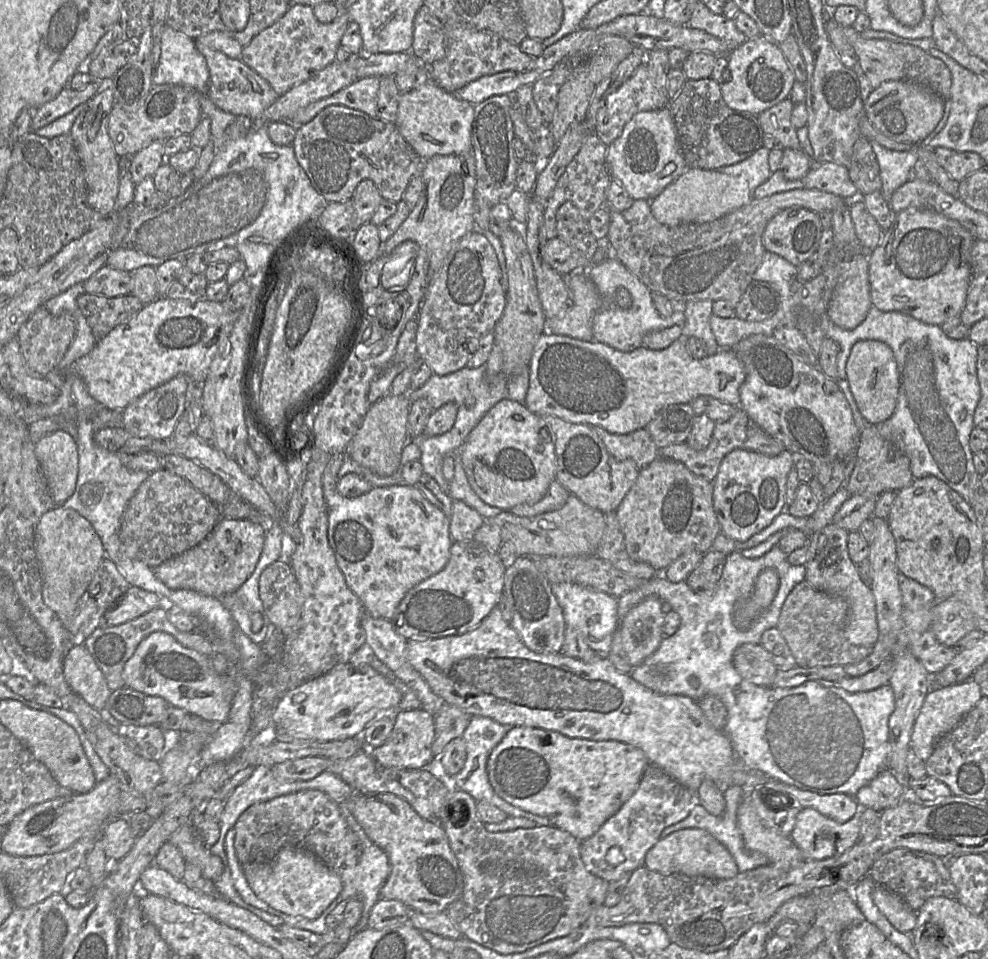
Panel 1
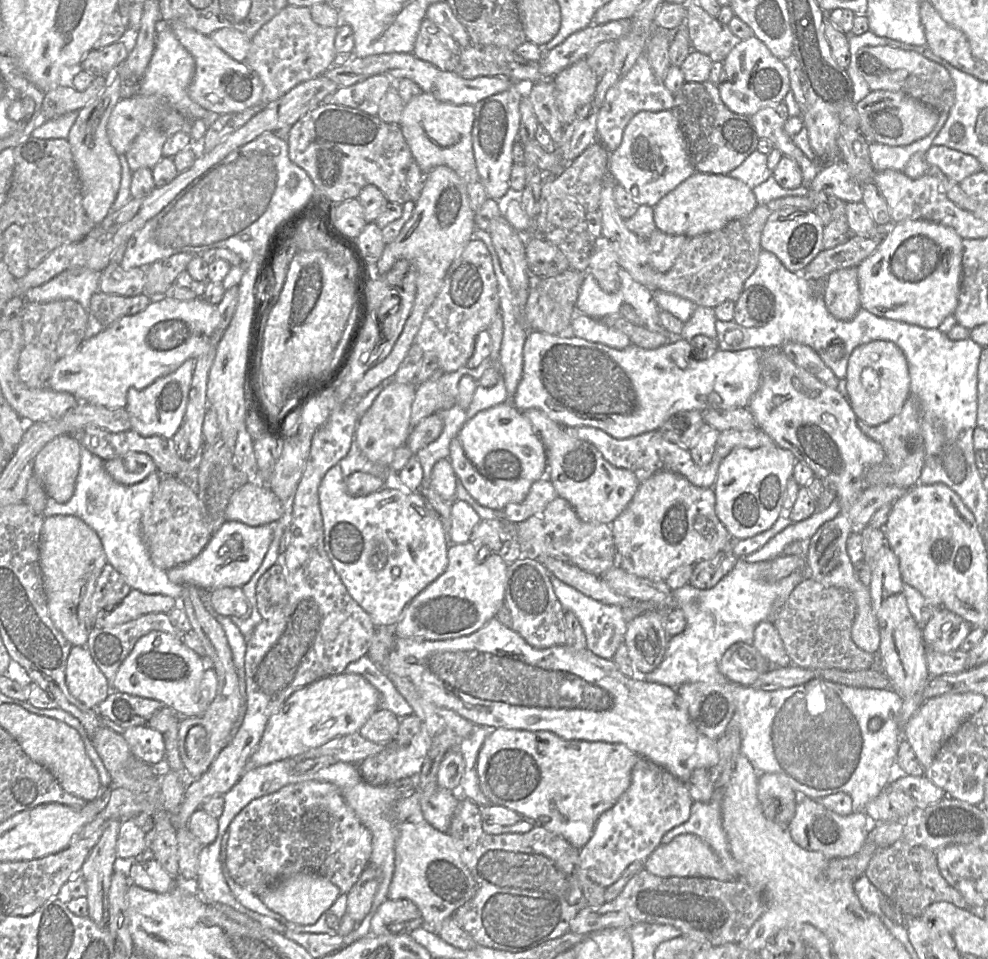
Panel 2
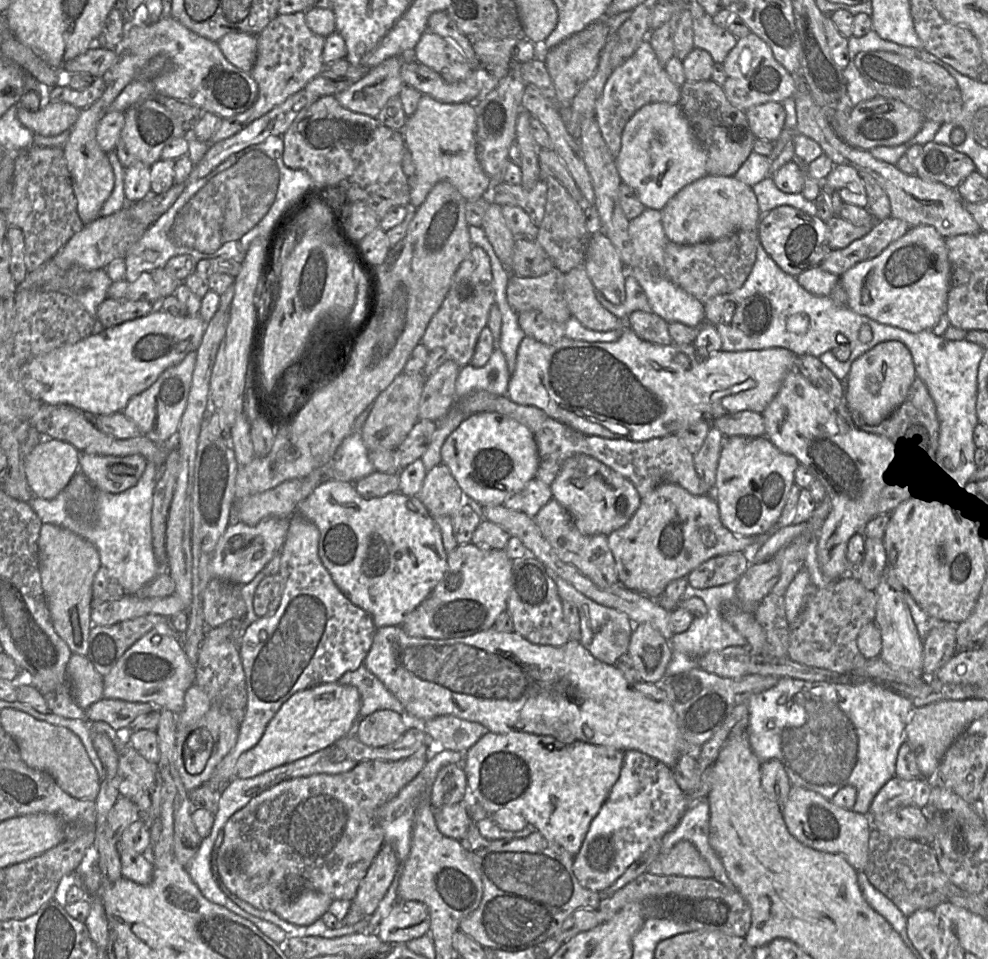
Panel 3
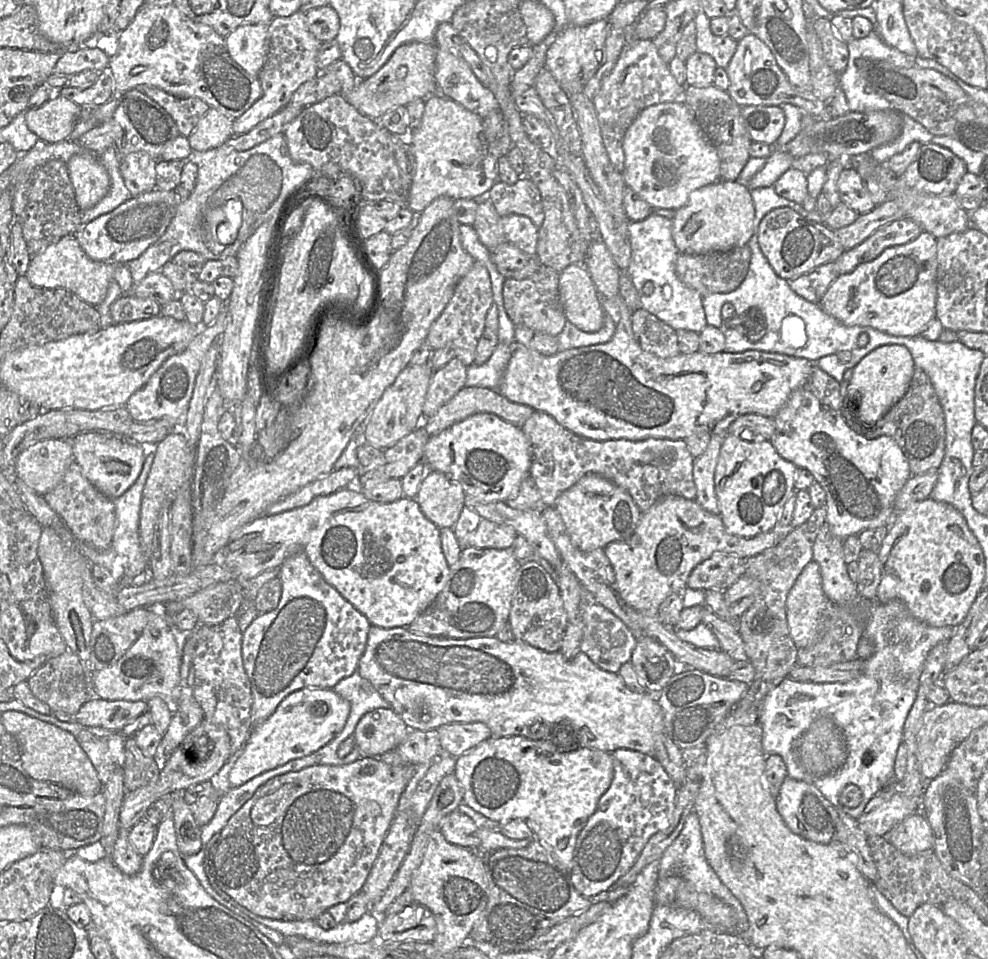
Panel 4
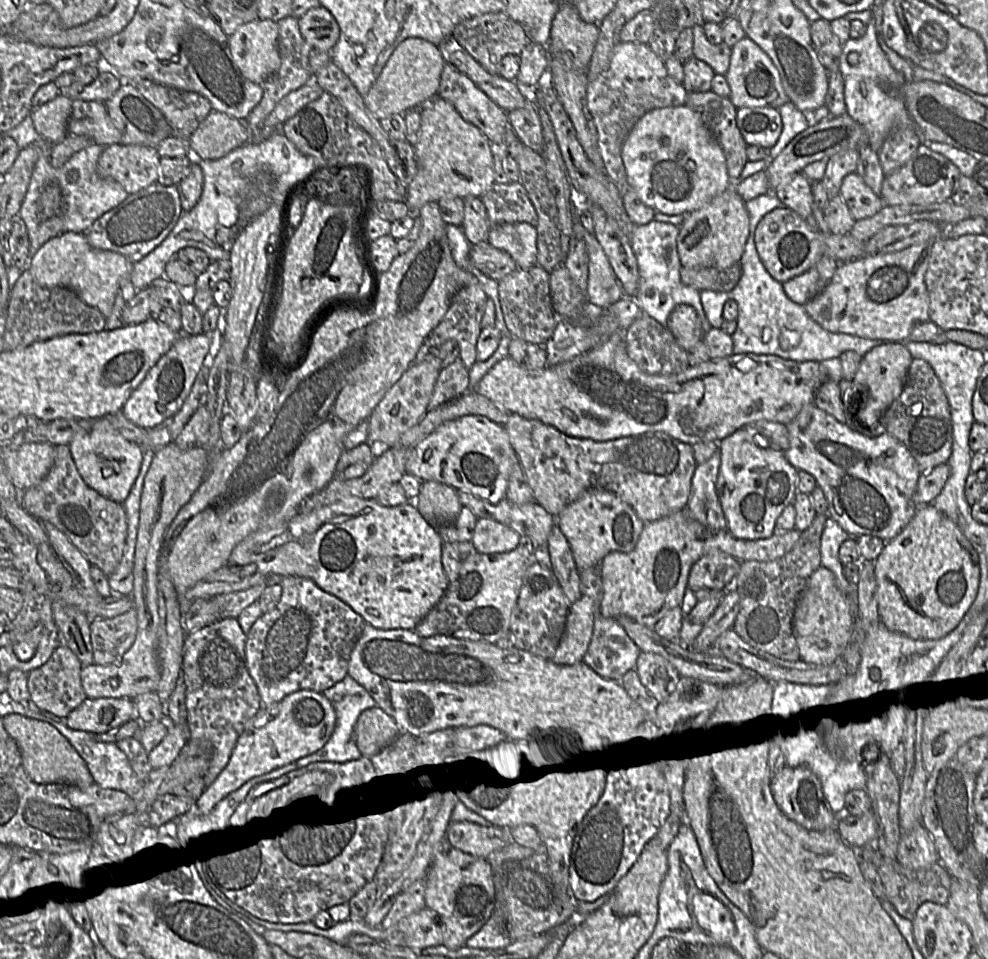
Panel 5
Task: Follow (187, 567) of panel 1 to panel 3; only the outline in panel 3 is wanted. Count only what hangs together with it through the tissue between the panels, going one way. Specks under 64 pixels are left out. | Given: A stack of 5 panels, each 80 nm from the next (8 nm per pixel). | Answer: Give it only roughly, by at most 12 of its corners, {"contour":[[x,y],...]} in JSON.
{"contour":[[290,517],[230,522],[213,578],[245,585],[282,549]]}

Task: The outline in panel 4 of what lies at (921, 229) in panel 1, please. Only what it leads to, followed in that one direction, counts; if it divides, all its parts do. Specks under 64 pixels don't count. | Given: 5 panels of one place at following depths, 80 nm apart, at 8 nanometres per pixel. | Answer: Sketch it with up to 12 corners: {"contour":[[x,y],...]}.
{"contour":[[937,239],[886,248],[818,304],[915,337],[936,317]]}

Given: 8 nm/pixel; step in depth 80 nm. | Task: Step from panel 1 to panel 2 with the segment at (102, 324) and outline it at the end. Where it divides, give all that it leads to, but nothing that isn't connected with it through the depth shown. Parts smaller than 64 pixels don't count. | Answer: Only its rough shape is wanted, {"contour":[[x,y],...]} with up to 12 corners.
{"contour":[[96,292],[93,315],[108,327],[147,308],[144,295],[124,297]]}

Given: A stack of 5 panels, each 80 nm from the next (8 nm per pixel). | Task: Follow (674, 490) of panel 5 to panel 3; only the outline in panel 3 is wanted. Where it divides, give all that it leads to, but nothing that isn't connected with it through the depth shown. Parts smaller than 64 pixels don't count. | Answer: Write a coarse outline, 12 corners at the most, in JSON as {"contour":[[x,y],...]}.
{"contour":[[547,417],[534,433],[535,478],[551,486],[586,454],[641,498],[664,483],[707,493],[676,435],[645,441],[584,434]]}

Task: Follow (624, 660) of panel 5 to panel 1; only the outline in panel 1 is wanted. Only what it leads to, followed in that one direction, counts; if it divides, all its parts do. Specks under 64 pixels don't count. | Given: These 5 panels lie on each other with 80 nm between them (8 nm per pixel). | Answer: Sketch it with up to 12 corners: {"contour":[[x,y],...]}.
{"contour":[[551,584],[566,626],[607,655],[618,629],[616,597]]}

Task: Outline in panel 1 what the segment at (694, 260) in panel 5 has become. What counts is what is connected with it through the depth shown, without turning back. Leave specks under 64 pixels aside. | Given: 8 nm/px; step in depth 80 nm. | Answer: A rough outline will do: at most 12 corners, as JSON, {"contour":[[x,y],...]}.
{"contour":[[688,168],[651,200],[664,225],[716,220],[748,204],[743,178]]}

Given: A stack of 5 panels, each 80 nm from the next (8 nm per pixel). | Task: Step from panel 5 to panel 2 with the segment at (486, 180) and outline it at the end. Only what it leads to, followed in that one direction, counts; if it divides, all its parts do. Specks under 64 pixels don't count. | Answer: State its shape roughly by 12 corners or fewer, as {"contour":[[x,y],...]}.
{"contour":[[422,92],[399,127],[424,175],[447,166],[476,213],[488,198],[472,148],[474,106]]}

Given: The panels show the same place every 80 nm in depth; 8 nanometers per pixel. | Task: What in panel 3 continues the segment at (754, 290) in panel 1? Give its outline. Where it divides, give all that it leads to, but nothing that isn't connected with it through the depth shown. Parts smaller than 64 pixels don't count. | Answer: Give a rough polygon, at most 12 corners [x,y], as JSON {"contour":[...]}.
{"contour":[[757,293],[736,304],[729,324],[749,337],[767,330],[772,308]]}

